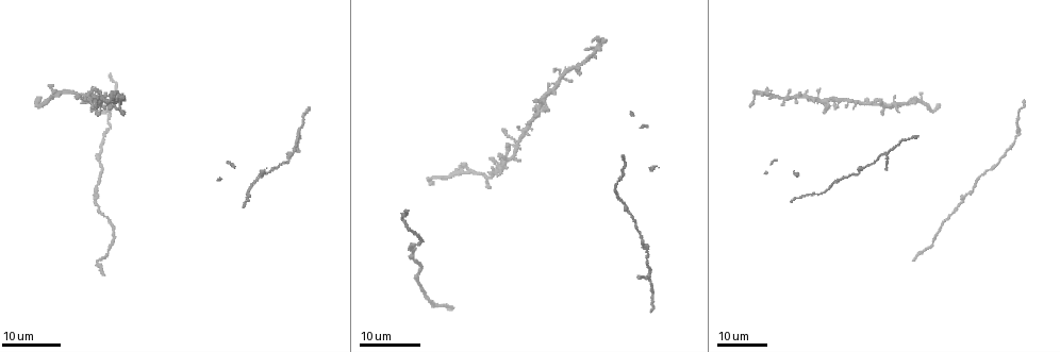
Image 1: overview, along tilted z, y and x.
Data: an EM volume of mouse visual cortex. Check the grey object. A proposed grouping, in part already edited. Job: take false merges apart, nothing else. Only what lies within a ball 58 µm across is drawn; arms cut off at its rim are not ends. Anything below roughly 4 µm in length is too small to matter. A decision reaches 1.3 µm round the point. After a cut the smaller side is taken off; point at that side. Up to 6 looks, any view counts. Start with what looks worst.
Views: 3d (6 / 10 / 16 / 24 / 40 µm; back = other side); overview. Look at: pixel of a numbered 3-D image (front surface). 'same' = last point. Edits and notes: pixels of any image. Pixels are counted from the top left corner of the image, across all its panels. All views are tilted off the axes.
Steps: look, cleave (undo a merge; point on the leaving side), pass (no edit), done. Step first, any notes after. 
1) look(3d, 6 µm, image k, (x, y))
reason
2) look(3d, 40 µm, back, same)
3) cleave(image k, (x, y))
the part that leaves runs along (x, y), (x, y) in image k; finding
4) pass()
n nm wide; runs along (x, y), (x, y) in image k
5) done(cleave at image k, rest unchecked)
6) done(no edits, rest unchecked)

look(3d, 24 µm, image 1, (781, 99))

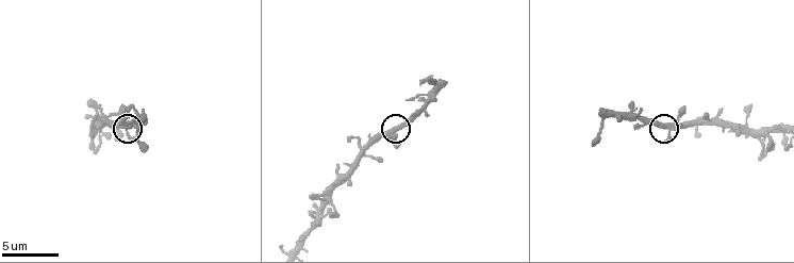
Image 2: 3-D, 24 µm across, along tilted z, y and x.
look(3d, 10 µm, image 2, (670, 128))
closer look

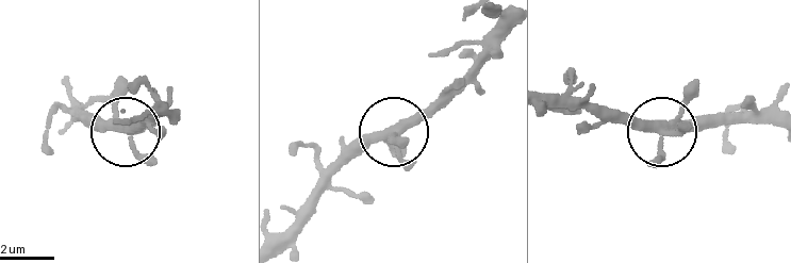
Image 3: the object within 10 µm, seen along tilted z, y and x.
pass()
runs along (770, 124), (641, 130), (579, 104) in image 3; continuous, no second cell

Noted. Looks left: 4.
look(3d, 24 µm, image 1, (517, 143))
four-way junction

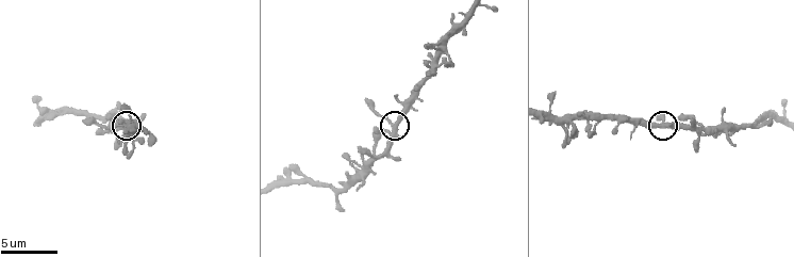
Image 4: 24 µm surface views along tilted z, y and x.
look(3d, 6 µm, image 4, (666, 123))

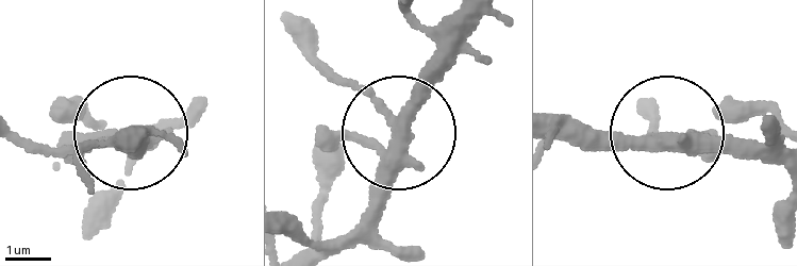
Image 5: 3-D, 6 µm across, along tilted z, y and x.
pass()
runs along (477, 27), (402, 130), (324, 70) in image 5; all the same cell

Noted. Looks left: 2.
look(3d, 16 µm, image 4, (574, 115))
three-way junction

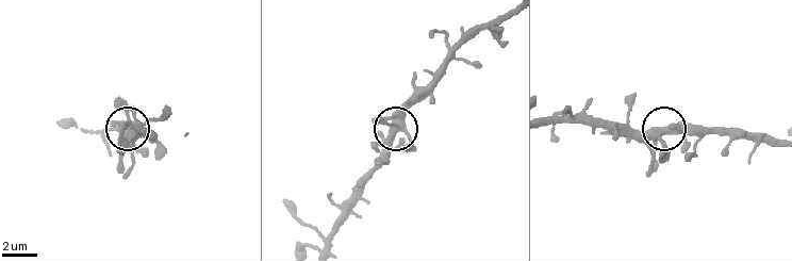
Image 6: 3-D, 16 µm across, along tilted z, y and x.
pass()
400 nm wide; runs along (664, 133), (609, 132) in image 6; all the same cell

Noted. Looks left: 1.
done(no edits, rest unchecked)

